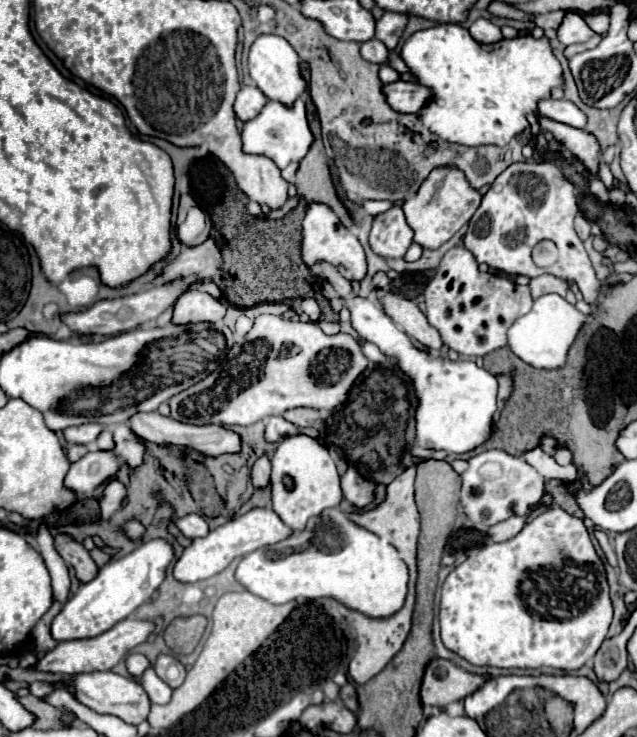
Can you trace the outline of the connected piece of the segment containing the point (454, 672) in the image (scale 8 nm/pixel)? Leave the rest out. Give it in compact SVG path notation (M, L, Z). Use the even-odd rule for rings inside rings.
M434 658L422 682L422 704L442 708L476 692L488 678L484 674L470 674L450 660Z

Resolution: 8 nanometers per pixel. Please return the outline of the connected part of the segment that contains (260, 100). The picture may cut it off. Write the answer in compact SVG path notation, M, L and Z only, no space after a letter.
M242 86L240 92L236 94L234 112L242 122L246 122L246 120L254 118L254 114L258 114L258 110L262 110L262 106L266 106L266 102L268 102L268 98L264 96L264 92L258 86Z

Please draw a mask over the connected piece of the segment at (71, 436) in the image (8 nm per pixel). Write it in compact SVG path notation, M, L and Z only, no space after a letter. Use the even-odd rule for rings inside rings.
M88 422L88 424L82 424L82 426L66 428L64 438L68 440L68 444L90 444L90 442L94 442L98 438L98 434L102 430L104 428L98 426L96 422Z

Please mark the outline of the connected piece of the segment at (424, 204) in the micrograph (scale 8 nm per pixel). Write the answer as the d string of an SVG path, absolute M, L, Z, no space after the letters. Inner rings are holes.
M438 166L420 184L416 196L404 200L402 210L408 226L414 230L414 242L420 244L422 248L436 250L470 222L480 202L482 194L470 186L462 170L458 170L456 166Z

